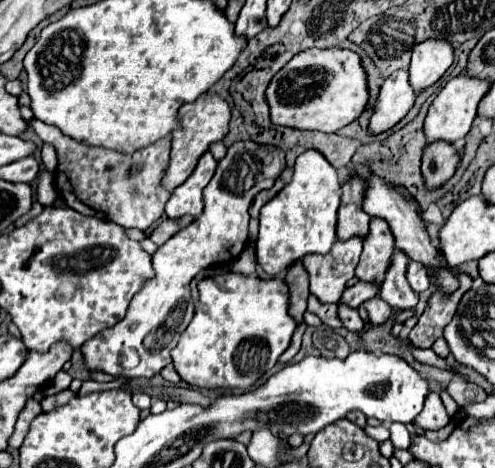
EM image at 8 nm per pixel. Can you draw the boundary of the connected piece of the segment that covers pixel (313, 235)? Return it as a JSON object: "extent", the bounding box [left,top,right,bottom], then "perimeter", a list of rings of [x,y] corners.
{"extent":[257,151,341,275],"perimeter":[[[307,151],[295,163],[293,179],[275,195],[259,215],[259,239],[257,239],[257,263],[267,275],[281,275],[293,263],[301,261],[309,253],[329,253],[335,237],[337,207],[341,199],[341,181],[337,171],[325,161],[321,153]]]}

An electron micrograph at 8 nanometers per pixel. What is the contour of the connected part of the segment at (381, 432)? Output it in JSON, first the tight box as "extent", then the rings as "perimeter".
{"extent":[364,424,390,442],"perimeter":[[[383,424],[377,427],[372,427],[372,426],[367,425],[364,428],[364,431],[367,433],[367,435],[375,439],[377,442],[385,441],[389,439],[389,436],[390,436],[389,429]]]}

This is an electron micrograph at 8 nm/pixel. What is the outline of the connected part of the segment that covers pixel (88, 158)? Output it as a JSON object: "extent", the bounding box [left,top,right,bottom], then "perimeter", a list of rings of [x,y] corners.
{"extent":[31,121,171,231],"perimeter":[[[31,121],[31,127],[43,143],[51,143],[57,151],[55,187],[59,197],[81,215],[103,217],[127,229],[147,231],[155,221],[165,215],[165,203],[171,191],[161,187],[161,179],[169,165],[171,135],[159,139],[155,145],[147,145],[135,153],[123,155],[109,149],[91,149],[79,145],[69,137],[63,137],[53,125],[43,125],[41,121]]]}

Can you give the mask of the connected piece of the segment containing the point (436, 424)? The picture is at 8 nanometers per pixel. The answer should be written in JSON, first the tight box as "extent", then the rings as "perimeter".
{"extent":[413,393,449,431],"perimeter":[[[429,393],[425,407],[423,407],[423,413],[413,423],[417,427],[421,427],[423,431],[437,431],[449,423],[449,415],[447,415],[437,393]]]}

